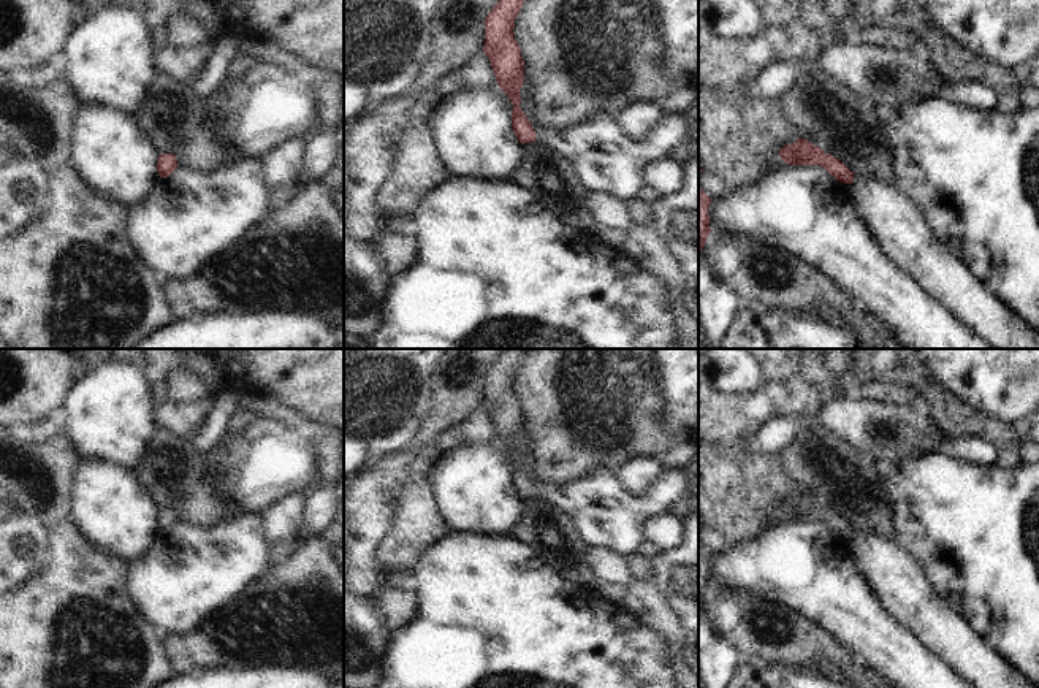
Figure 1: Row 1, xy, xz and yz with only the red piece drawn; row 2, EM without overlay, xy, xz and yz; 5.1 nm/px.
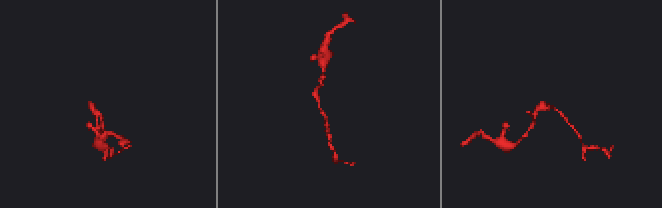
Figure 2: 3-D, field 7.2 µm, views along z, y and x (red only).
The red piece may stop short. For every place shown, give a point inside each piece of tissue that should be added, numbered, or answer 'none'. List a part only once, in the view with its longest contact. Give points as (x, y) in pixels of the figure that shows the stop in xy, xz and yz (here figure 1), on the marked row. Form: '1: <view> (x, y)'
none

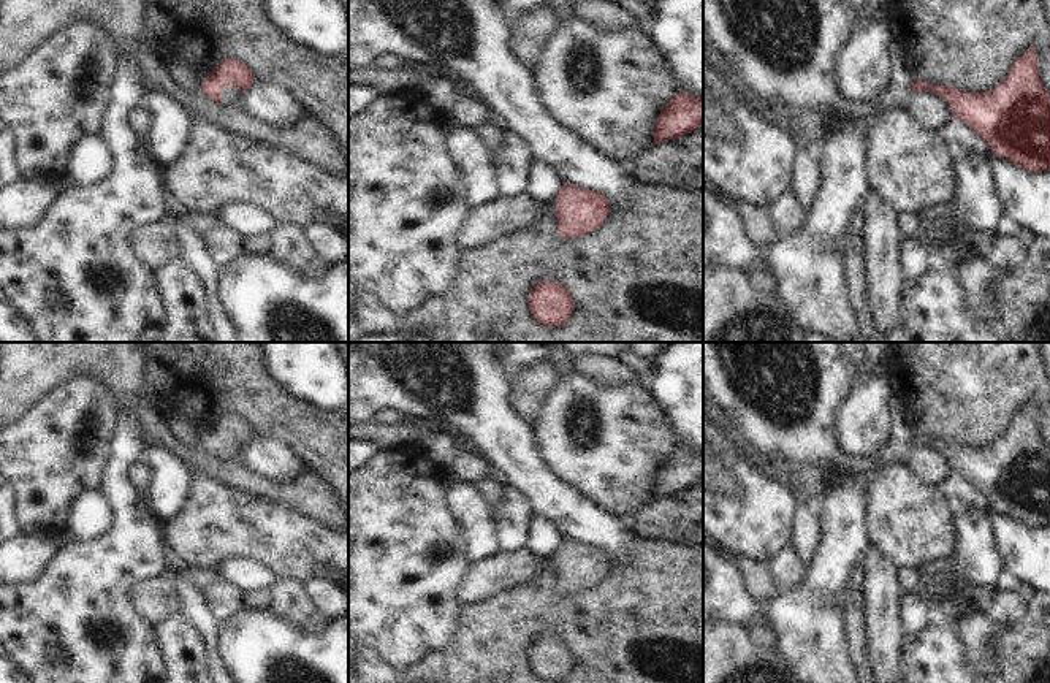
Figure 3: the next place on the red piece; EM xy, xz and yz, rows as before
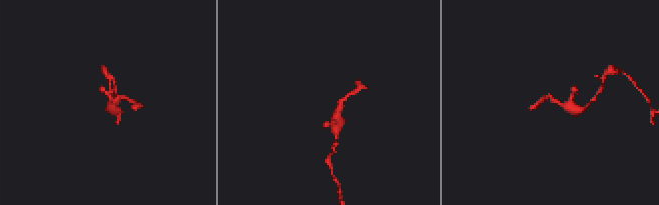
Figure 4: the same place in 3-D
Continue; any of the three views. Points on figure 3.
1: xy (230, 95)

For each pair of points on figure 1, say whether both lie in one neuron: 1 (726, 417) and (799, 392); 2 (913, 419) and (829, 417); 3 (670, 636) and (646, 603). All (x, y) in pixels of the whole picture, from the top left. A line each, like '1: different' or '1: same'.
1: same
2: same
3: same

